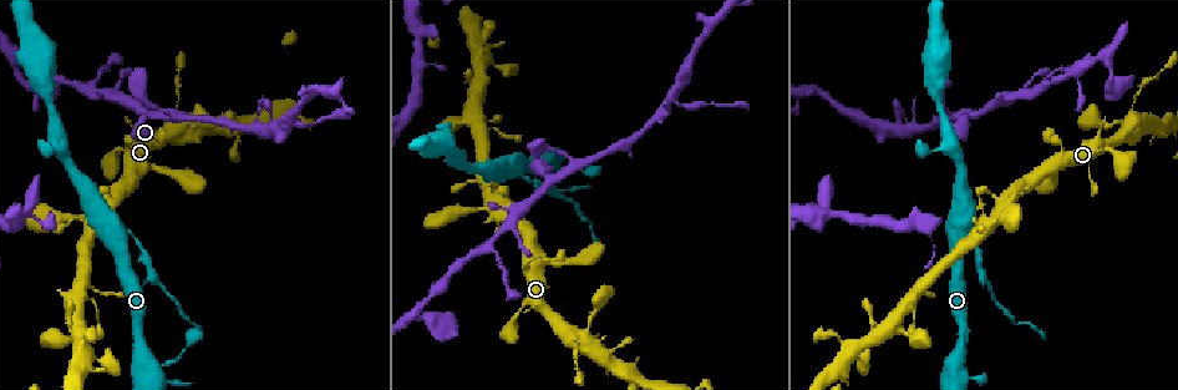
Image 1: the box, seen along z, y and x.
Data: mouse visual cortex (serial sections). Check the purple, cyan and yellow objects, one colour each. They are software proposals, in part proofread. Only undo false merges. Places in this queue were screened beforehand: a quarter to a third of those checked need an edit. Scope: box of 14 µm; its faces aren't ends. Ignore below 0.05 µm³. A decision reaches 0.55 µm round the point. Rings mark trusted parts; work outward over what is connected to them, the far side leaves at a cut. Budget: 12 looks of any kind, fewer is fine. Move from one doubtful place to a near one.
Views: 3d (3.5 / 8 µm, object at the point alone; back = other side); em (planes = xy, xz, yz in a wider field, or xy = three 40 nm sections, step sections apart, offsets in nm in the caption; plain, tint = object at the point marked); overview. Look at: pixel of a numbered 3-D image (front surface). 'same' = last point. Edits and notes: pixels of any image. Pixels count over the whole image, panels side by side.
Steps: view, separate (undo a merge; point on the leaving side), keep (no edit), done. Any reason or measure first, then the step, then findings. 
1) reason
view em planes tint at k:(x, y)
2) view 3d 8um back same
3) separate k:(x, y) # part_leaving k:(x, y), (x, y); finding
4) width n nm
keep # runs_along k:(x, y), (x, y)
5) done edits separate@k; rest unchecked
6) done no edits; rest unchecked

thin neck
view 3d 3.5um at 1:(153, 369)

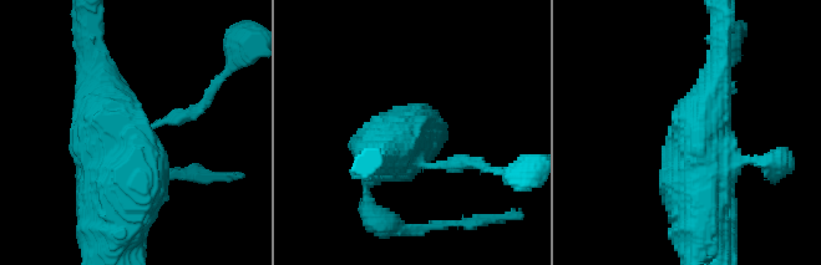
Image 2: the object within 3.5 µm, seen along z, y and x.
view em xy step 2 tint at 2:(130, 136)

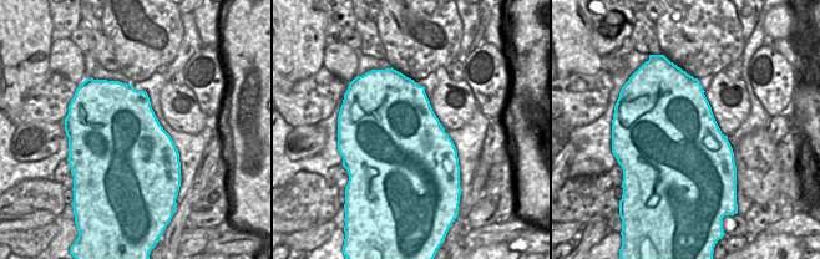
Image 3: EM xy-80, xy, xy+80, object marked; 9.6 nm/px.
view em xy step 1 tint same

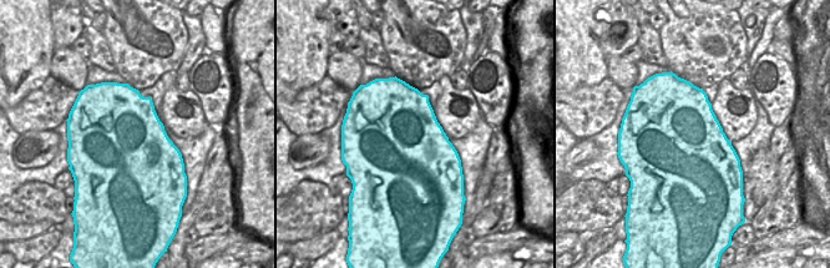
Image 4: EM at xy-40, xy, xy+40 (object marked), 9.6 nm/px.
keep # runs_along 2:(89, 57), (104, 152), (146, 198); continuous, no second cell

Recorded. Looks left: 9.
view 3d 3.5um at 1:(541, 260)

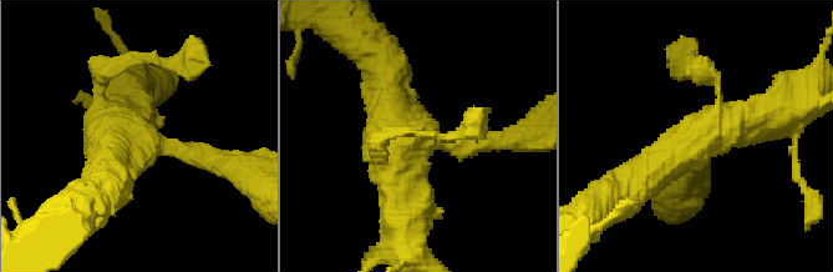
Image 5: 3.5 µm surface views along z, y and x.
view em xy step 3 tint at 5:(142, 139)

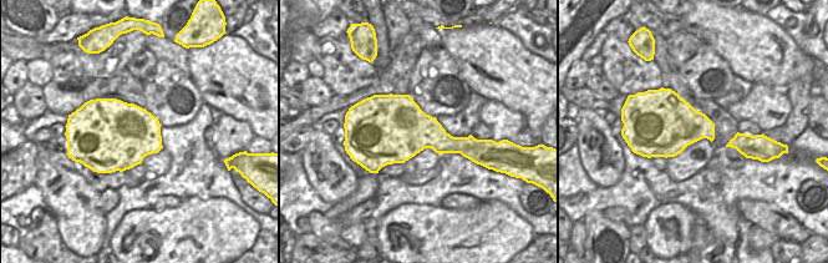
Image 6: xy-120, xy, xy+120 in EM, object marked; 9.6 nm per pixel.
width 650 nm
keep # runs_along 5:(773, 112), (700, 132), (634, 186); one cell here

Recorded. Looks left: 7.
thin neck
view 3d 3.5um at 1:(132, 233)

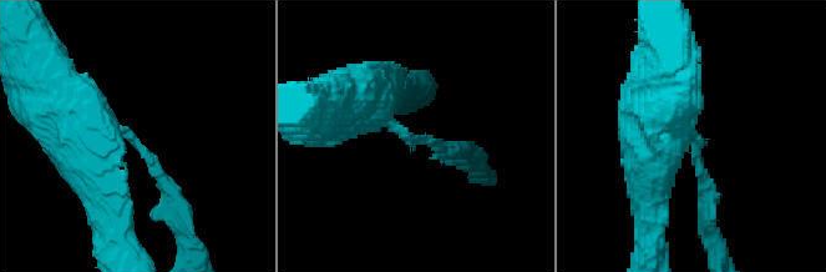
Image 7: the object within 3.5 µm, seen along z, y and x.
arm_widths 200, 700 nm; now the EM
view em xy step 5 tint at 7:(136, 147)

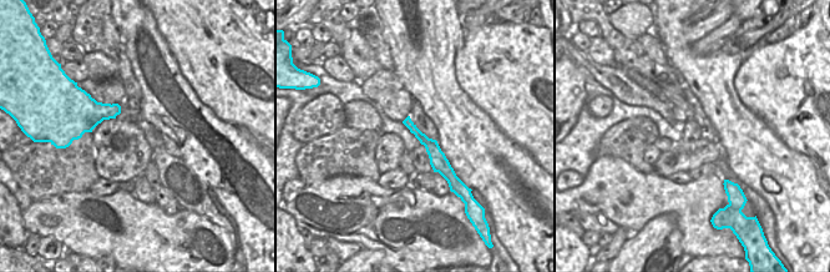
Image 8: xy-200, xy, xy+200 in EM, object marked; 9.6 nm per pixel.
cut it another way
view em xy step 3 tint same

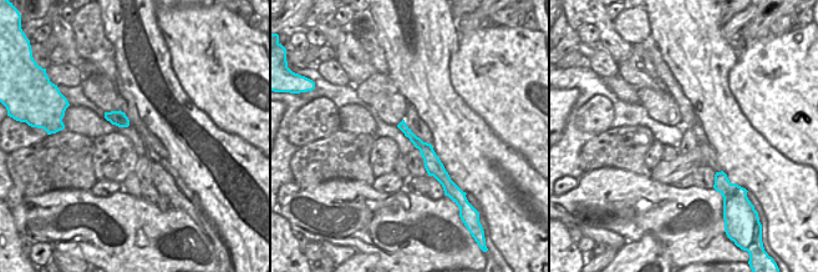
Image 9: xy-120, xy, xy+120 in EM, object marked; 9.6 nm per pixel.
separate 7:(161, 176) # part_leaving 7:(136, 145), (175, 195), (189, 248); a second cell is stuck on

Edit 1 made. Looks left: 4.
redraw
view overview

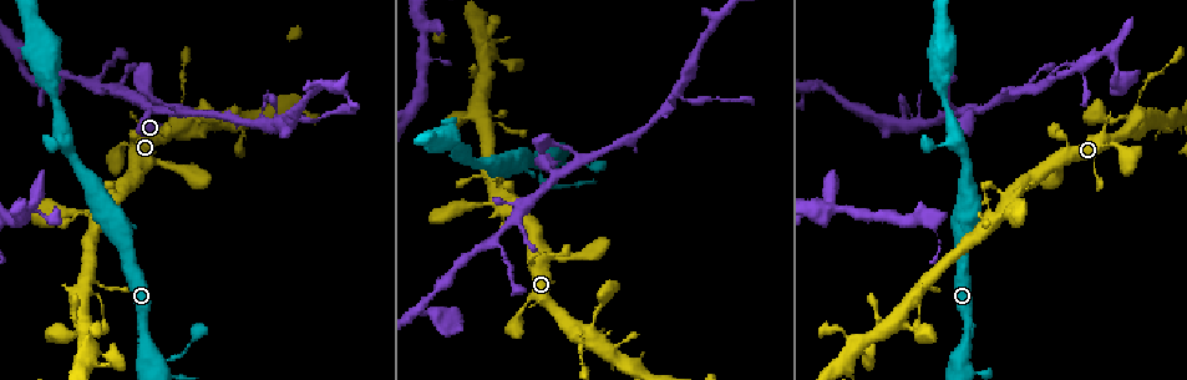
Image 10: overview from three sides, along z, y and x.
sharp bend
view 3d 3.5um at 10:(53, 147)

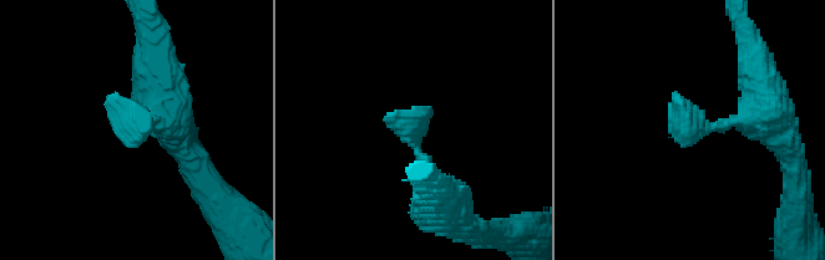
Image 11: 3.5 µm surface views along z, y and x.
now the EM
view em xy step 5 tint at 11:(415, 152)

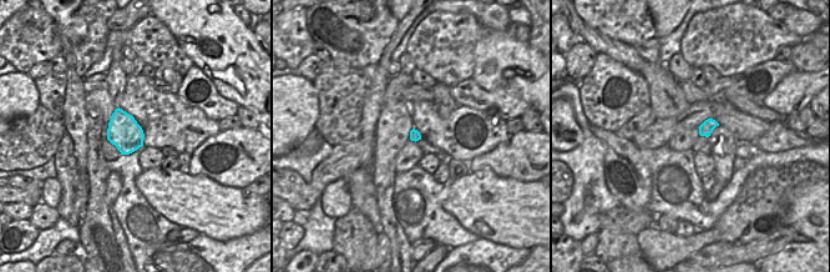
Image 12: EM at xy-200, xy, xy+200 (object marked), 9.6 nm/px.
keep # runs_along 11:(451, 215), (394, 110); continuous, no second cell

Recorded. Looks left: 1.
done edits separate@7; rest unchecked

